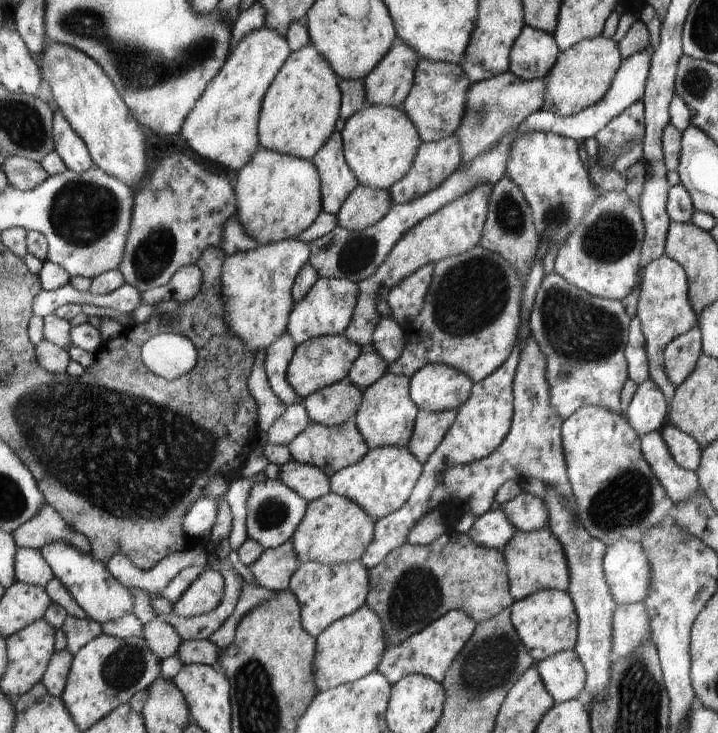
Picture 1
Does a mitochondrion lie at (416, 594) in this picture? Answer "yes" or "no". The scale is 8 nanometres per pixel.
yes

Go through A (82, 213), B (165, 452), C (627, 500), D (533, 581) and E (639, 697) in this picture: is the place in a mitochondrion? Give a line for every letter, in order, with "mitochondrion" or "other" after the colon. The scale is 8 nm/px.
A: mitochondrion
B: mitochondrion
C: mitochondrion
D: other
E: mitochondrion

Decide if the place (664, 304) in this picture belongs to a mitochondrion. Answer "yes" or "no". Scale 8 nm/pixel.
no

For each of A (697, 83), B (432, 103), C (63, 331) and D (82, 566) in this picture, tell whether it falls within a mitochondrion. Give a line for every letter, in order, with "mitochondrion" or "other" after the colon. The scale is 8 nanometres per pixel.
A: mitochondrion
B: other
C: other
D: other

